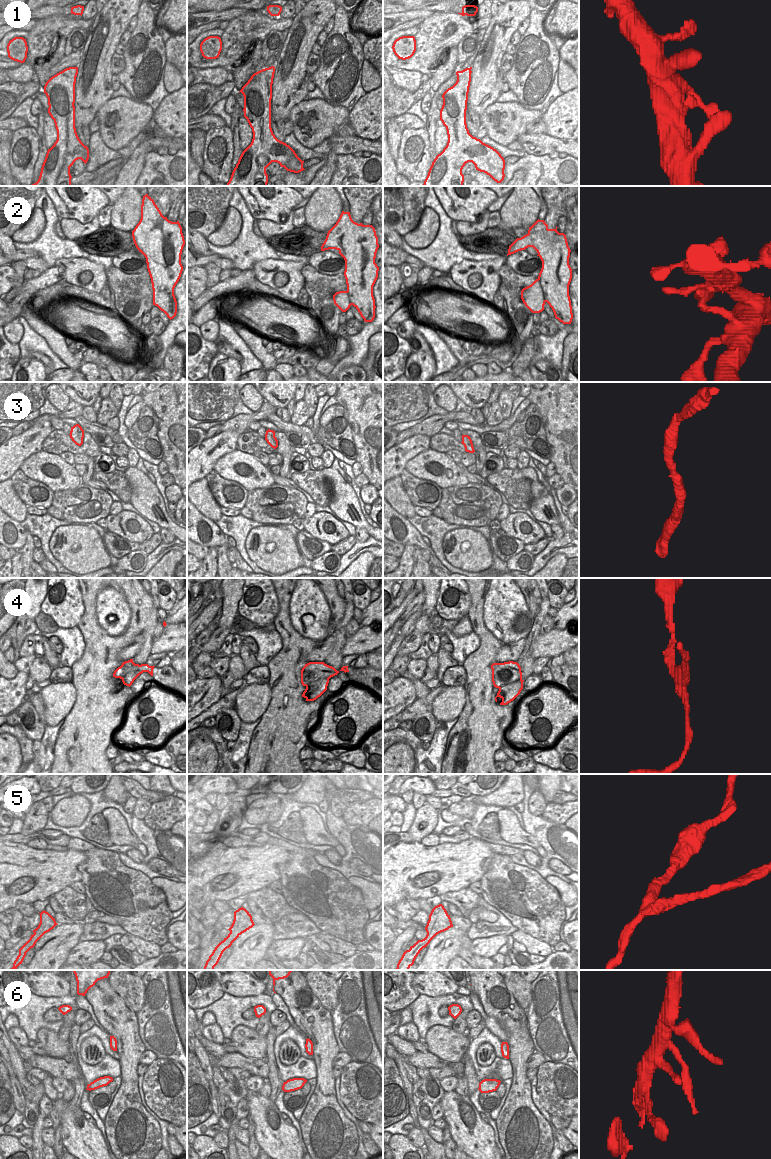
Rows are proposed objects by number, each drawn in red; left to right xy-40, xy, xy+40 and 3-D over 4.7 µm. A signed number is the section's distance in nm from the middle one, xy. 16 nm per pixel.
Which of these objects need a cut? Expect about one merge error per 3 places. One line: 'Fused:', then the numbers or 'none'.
Fused: 4, 5

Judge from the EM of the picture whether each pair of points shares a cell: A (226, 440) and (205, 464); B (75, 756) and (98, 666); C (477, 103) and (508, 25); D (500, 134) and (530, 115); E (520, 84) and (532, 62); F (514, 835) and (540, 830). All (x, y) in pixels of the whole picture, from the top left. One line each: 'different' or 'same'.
A: same
B: same
C: same
D: same
E: same
F: different

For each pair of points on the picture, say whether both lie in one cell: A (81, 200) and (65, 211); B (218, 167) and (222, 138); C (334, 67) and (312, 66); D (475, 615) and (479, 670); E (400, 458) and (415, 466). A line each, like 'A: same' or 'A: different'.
A: same
B: same
C: different
D: same
E: different

